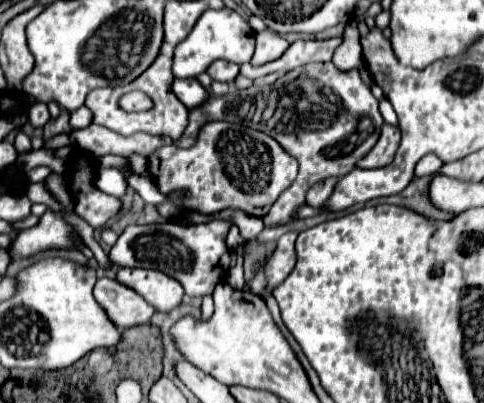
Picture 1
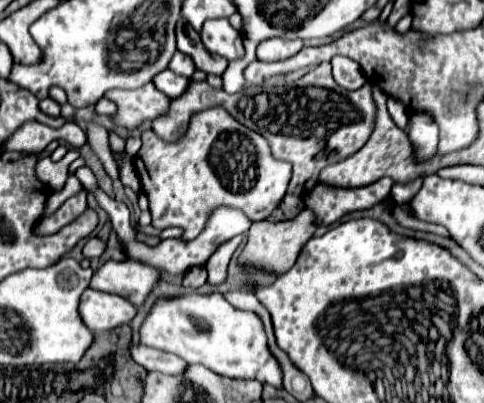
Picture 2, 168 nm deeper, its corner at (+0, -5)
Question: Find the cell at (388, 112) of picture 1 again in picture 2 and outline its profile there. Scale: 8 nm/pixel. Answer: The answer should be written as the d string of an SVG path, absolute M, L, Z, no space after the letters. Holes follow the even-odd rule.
M392 97L388 99L388 111L390 111L394 123L396 123L398 127L406 129L406 123L408 123L408 111L406 111L406 107L404 107L398 99L392 99Z

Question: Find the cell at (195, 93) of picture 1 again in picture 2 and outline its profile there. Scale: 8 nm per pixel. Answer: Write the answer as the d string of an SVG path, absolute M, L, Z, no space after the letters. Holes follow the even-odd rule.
M164 69L164 71L160 71L160 73L152 79L152 83L154 83L162 93L166 93L168 97L180 97L180 93L186 91L186 85L190 83L190 79L180 77L180 75L172 73L170 69Z

